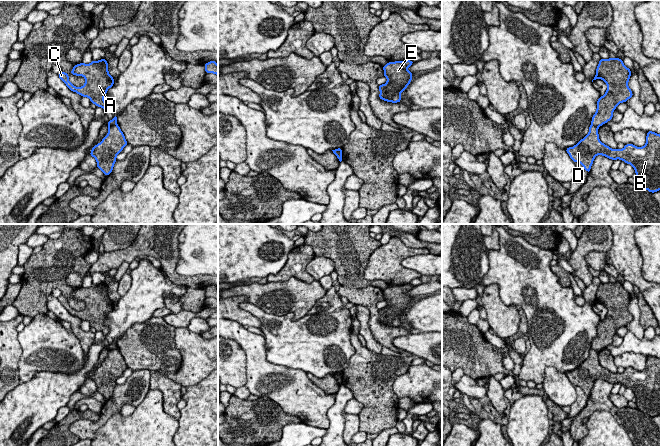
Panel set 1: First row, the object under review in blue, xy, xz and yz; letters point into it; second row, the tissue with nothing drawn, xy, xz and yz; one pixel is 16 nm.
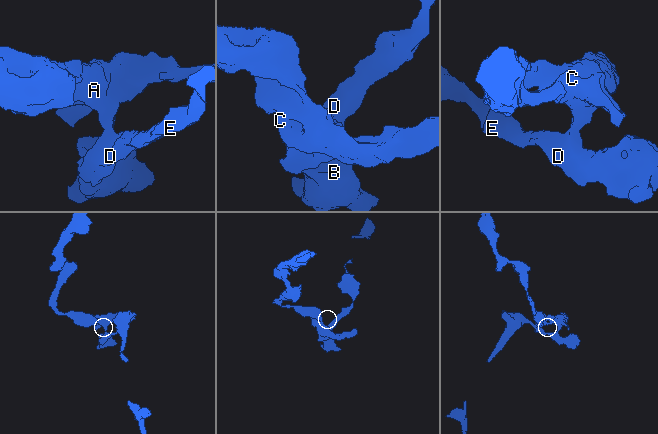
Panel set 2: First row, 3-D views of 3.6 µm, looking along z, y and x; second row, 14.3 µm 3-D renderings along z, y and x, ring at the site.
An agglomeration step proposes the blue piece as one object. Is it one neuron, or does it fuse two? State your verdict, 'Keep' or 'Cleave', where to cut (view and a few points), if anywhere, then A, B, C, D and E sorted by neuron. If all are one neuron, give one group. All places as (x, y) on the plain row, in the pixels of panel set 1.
Cleave. Split along xy (116, 347), (109, 350). Groups: A C / B D E

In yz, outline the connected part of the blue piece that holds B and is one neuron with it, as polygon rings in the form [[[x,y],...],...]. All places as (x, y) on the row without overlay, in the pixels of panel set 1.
[[[590,349],[588,358],[565,374],[573,386],[579,386],[588,397],[597,379],[613,385],[620,383],[634,392],[637,409],[651,417],[660,414],[660,358],[648,355],[643,371],[626,368],[623,373],[612,373],[600,365],[598,351]]]

